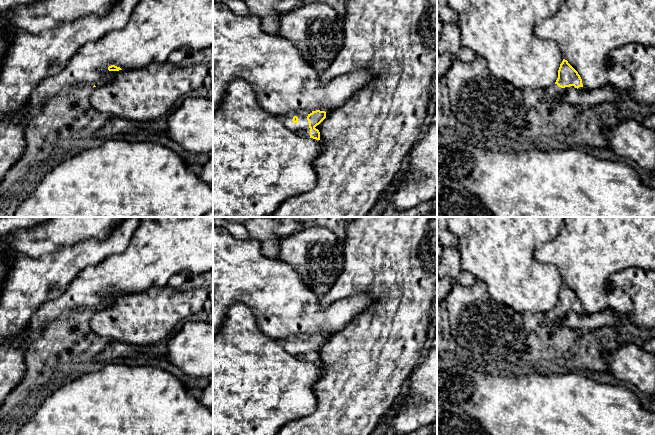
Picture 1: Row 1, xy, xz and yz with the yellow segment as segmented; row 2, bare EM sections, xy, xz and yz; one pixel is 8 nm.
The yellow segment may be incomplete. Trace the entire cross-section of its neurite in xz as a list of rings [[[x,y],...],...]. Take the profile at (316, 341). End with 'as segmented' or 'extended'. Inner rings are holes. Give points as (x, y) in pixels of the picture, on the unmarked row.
[[[316,334],[307,337],[294,337],[281,342],[297,359],[320,364],[320,356],[315,351],[326,342],[326,336]]]; extended

